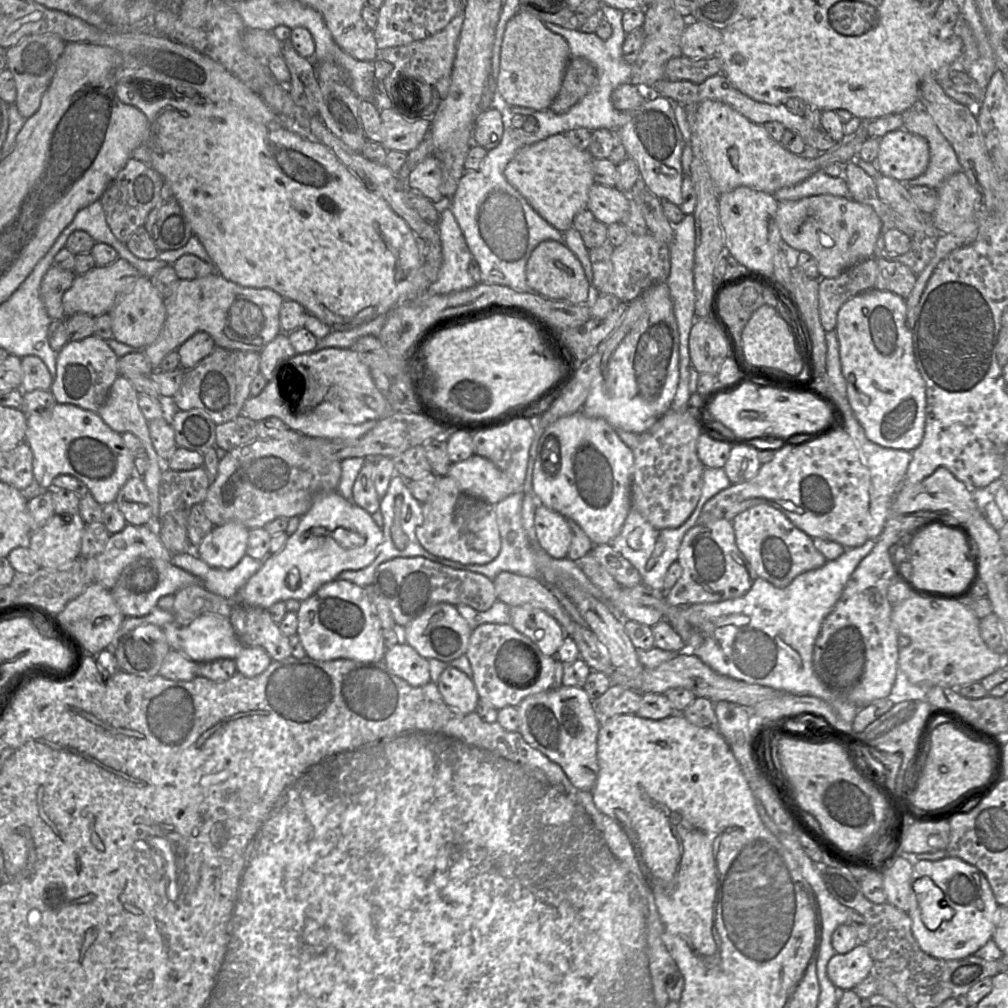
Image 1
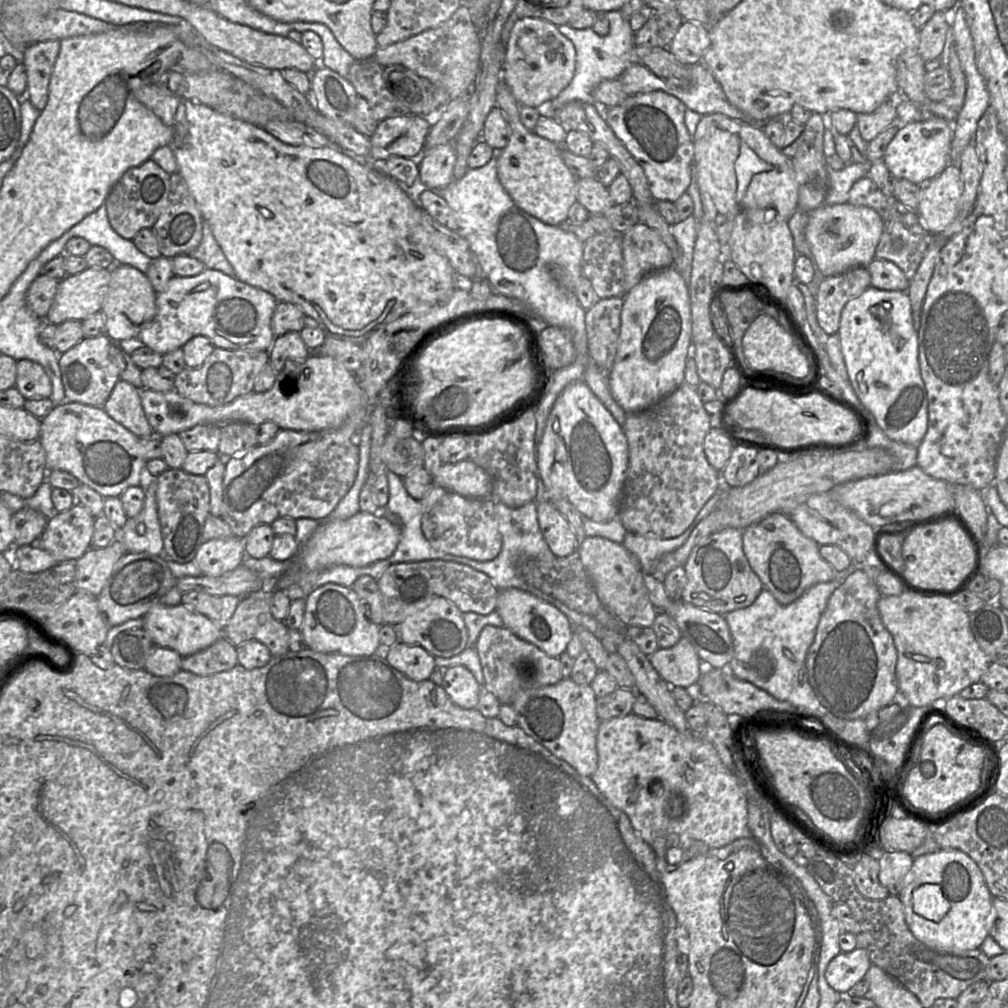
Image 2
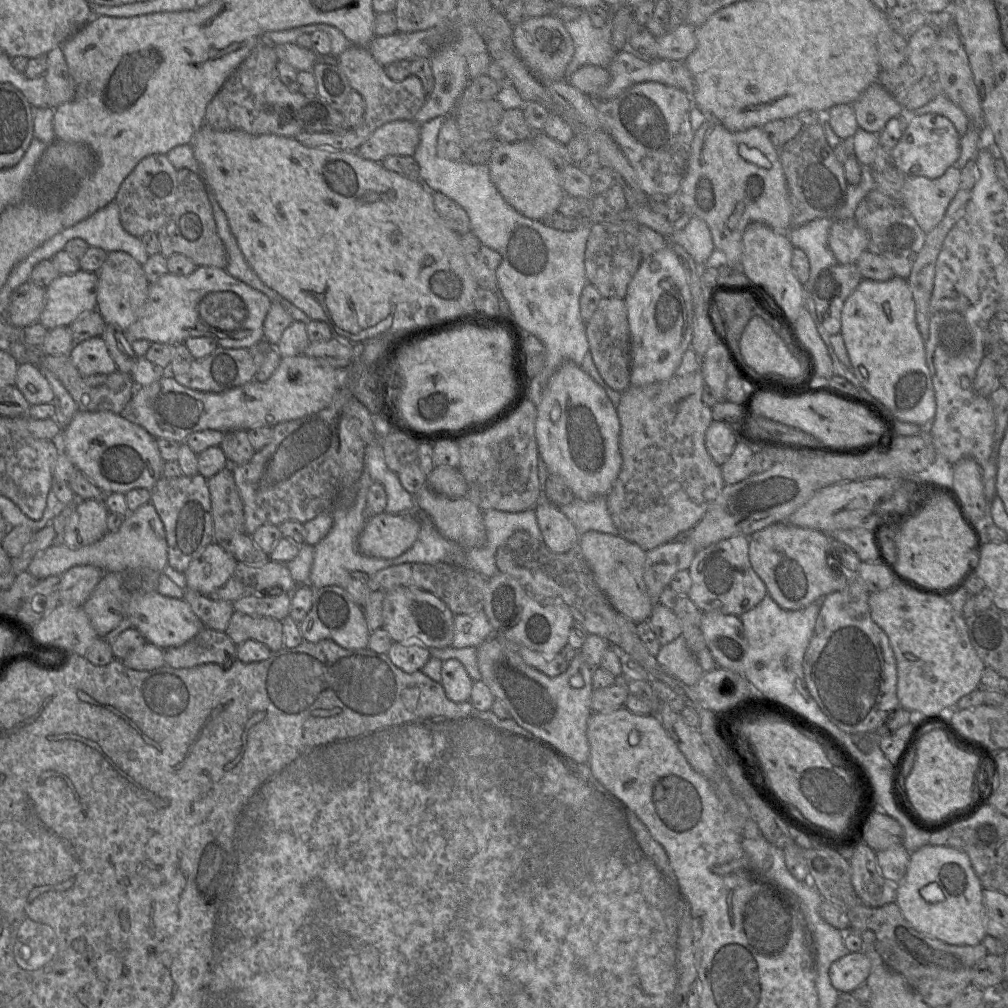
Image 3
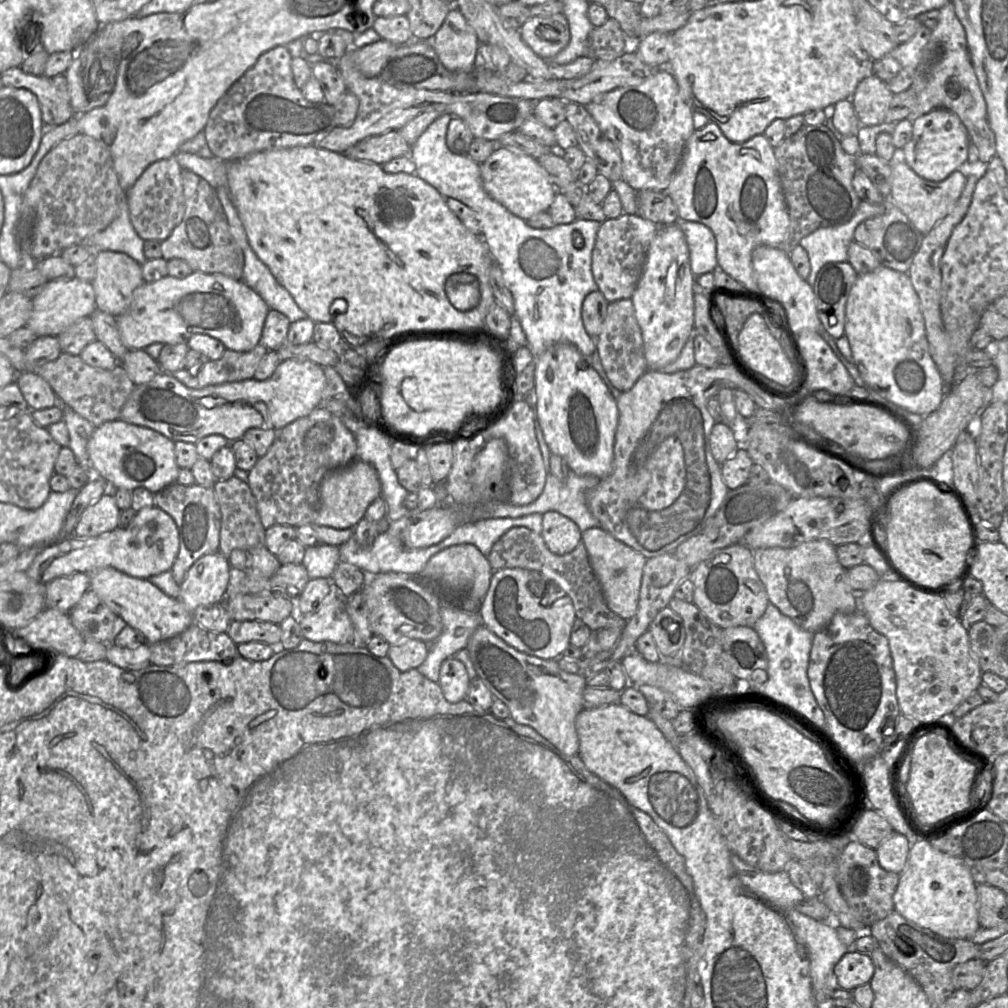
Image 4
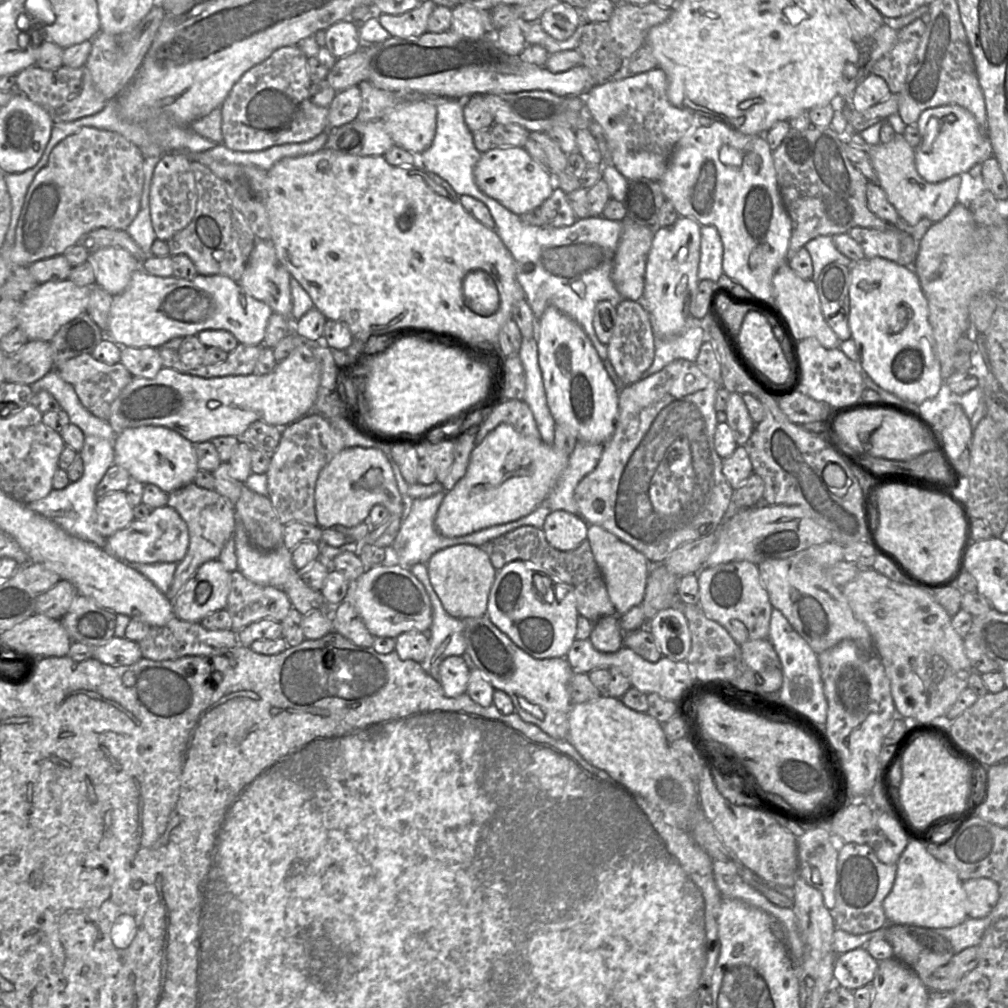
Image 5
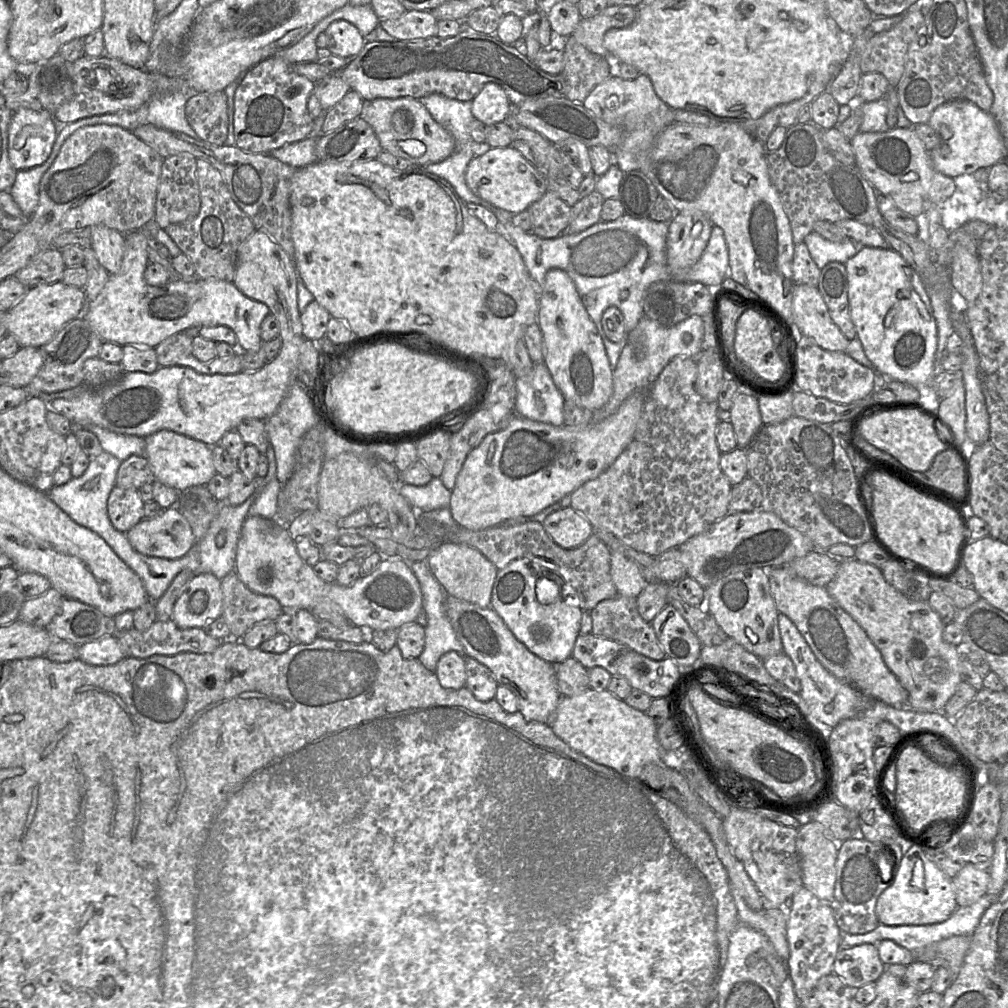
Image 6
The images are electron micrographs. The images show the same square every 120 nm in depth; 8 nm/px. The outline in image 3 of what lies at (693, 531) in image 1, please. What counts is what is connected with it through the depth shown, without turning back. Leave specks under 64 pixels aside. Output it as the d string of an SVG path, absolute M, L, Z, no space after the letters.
M739 535L699 549L688 569L692 585L688 597L702 612L740 616L758 605L768 594L749 560L748 536Z

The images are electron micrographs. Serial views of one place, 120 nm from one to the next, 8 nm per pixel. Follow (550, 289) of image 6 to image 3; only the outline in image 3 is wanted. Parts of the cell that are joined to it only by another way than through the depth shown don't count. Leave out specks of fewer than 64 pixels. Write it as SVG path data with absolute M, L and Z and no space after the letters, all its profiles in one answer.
M565 362L551 377L536 409L538 453L548 473L562 477L577 499L605 497L621 470L622 456L617 408L604 389L579 365Z

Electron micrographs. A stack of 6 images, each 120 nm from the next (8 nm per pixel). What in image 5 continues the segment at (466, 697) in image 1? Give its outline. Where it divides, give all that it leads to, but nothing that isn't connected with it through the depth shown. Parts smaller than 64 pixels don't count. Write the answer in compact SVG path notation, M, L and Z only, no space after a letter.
M449 656L439 667L440 685L448 697L456 697L466 692L470 669L462 656Z

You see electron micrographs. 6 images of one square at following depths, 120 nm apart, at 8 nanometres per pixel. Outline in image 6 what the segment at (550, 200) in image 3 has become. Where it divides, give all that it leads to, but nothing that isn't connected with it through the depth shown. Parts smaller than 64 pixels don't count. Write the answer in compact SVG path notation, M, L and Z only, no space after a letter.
M488 144L478 146L480 151L468 164L465 180L470 190L481 199L515 215L526 211L548 191L545 173L532 165L515 148L490 148Z

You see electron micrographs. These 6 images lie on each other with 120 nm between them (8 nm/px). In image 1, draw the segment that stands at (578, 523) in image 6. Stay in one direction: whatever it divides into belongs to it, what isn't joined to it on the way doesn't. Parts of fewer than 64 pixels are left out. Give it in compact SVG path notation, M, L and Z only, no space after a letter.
M543 504L535 512L535 531L539 545L553 558L568 557L571 528L566 517Z

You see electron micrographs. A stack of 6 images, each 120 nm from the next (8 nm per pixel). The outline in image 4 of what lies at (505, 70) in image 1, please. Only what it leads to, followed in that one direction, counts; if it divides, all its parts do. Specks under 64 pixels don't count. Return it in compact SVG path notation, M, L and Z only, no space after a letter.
M563 13L530 17L519 33L528 47L544 60L556 56L570 41L568 21Z

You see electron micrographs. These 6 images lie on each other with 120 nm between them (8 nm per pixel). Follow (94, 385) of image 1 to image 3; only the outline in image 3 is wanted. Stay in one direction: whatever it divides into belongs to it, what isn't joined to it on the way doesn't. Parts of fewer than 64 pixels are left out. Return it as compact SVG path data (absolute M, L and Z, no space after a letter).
M93 337L75 344L68 356L78 371L84 375L110 374L117 370L101 337Z

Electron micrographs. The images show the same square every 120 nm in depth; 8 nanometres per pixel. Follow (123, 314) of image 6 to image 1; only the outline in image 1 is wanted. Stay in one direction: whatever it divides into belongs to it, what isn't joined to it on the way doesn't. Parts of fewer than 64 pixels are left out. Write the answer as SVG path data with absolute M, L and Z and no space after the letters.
M218 272L200 279L179 279L173 294L164 299L166 318L157 340L143 348L142 352L148 357L153 371L156 371L159 370L159 365L166 355L176 351L194 334L205 332L213 338L217 347L260 354L281 333L279 314L283 302L284 298L271 289L242 287L226 280Z

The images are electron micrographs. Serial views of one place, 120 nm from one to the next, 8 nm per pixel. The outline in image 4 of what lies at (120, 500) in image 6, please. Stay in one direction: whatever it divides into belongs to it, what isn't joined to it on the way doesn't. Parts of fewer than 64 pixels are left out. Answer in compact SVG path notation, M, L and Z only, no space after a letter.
M107 491L82 512L74 529L78 538L96 537L119 527L121 510L112 491Z

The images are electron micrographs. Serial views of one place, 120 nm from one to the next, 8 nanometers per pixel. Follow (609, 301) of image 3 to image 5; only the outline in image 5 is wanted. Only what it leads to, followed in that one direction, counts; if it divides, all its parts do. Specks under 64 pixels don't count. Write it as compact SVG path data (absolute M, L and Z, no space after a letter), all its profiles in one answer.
M622 300L616 306L616 322L607 347L607 357L617 376L626 386L642 379L644 372L654 360L655 336L649 316L641 301Z

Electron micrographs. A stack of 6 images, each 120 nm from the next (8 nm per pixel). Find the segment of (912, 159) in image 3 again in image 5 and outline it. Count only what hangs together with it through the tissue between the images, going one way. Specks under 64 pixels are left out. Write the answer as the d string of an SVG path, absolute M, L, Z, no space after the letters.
M943 105L923 111L915 126L921 141L915 149L918 174L928 183L942 182L955 175L969 172L975 164L993 157L991 143L974 116L959 105Z

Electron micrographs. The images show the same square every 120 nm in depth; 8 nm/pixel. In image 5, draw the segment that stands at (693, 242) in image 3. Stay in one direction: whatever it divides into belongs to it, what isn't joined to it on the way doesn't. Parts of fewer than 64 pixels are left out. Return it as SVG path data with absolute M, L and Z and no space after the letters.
M701 226L698 280L716 283L723 274L722 259L723 244L717 229L713 226Z

